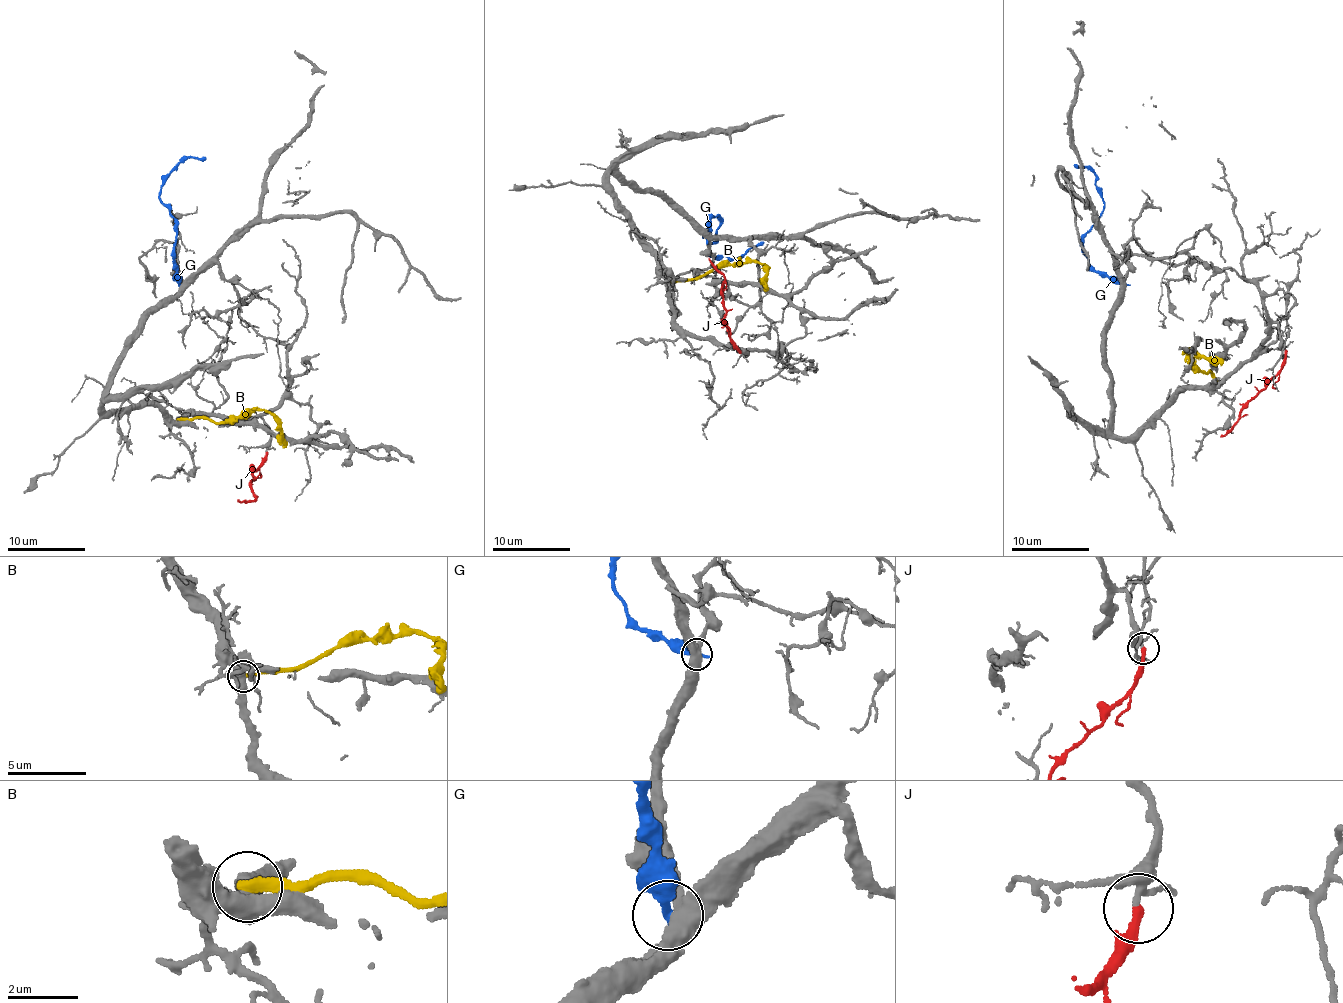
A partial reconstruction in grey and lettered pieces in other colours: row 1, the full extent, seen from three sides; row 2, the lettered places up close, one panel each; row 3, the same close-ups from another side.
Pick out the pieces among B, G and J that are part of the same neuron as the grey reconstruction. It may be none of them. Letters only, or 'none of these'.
J

